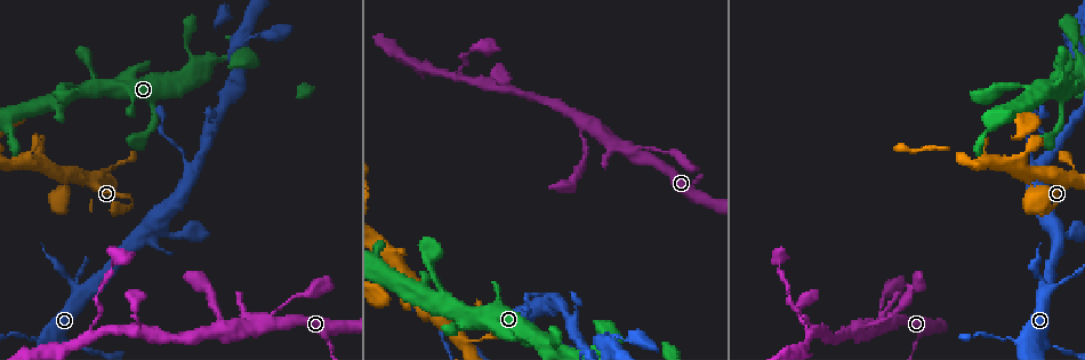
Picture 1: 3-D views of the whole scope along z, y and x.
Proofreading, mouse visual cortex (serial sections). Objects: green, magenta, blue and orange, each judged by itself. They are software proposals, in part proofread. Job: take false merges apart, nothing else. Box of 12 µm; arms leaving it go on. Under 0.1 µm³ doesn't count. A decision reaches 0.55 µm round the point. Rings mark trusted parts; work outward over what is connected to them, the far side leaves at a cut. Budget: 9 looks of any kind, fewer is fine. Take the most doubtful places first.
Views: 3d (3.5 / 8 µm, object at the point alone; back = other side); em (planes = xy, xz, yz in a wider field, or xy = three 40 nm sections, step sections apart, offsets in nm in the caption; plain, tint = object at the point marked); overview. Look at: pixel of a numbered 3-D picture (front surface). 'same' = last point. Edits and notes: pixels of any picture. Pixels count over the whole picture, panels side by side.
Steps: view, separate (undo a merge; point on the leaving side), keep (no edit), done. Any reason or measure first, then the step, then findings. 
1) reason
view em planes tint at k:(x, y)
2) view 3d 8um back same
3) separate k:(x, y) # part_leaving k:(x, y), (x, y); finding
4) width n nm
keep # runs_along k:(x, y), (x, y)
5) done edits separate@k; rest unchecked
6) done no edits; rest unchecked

view 3d 3.5um at 1:(61, 173)

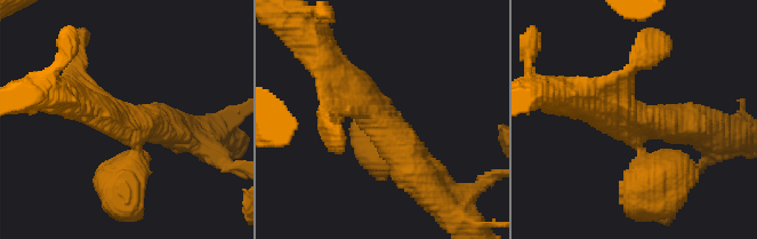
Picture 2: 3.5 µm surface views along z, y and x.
keep # runs_along 2:(428, 188), (337, 73); one cell here

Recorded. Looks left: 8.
side arm on a straight run
view 3d 3.5um at 1:(636, 147)

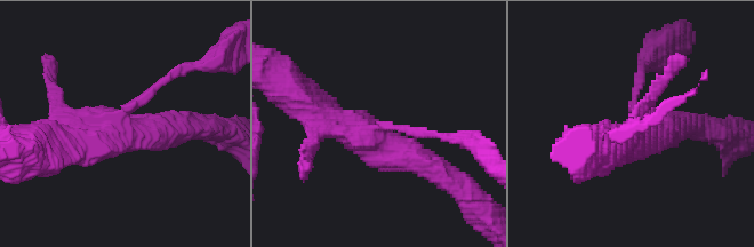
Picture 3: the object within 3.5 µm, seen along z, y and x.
view em xy step 1 tint at 3:(119, 115)

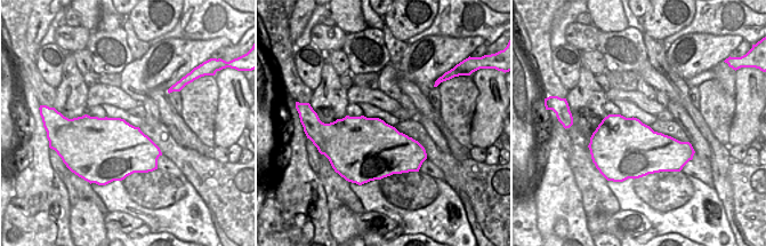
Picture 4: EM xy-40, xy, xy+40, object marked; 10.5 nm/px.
width 600 nm
keep # runs_along 3:(440, 173), (303, 102); continuous, no second cell

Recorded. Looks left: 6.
two arms in line, one across
view 3d 3.5um at 1:(863, 329)

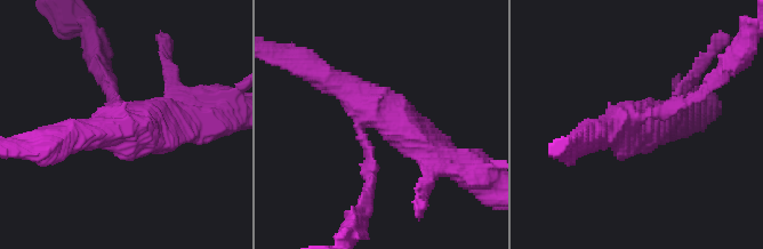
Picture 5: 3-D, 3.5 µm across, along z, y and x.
view em xy step 3 tint at 5:(360, 127)

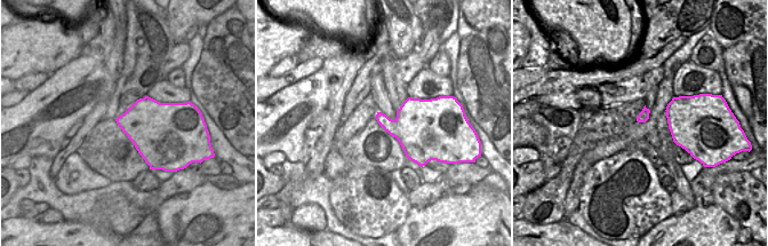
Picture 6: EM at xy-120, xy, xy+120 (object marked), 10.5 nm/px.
arms 3; arm_widths 200, 350, 400 nm
keep # runs_along 5:(442, 155), (316, 71); one cell here

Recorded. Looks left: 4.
view 3d 8um at 1:(812, 331)

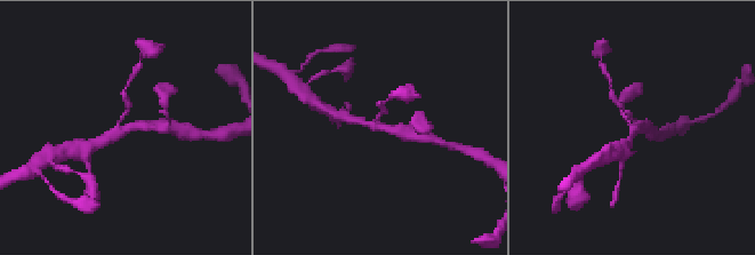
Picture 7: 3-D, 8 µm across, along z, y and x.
closer look
view 3d 3.5um back at 7:(636, 130)

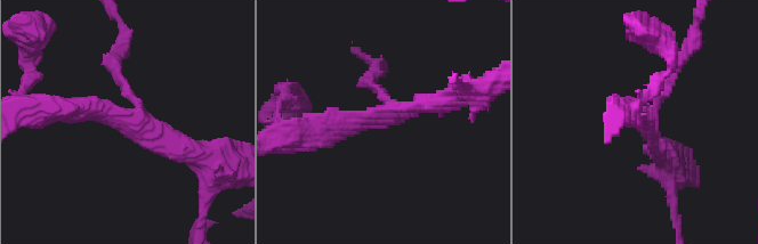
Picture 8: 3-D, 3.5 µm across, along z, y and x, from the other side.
arms 3; arm_widths 150, 250, 300 nm; need the tissue
view em xy step 3 tint at 8:(382, 119)

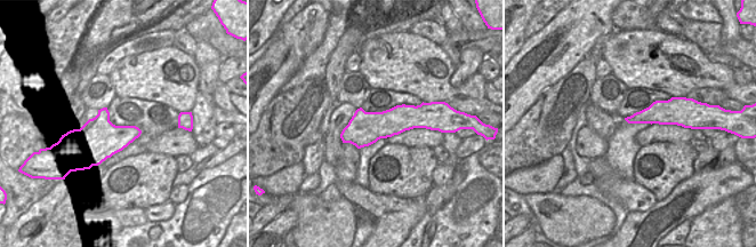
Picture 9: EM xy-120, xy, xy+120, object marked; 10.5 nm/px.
keep # runs_along 8:(54, 108), (128, 115), (191, 154); all the same cell

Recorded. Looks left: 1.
done no edits; rest unchecked

